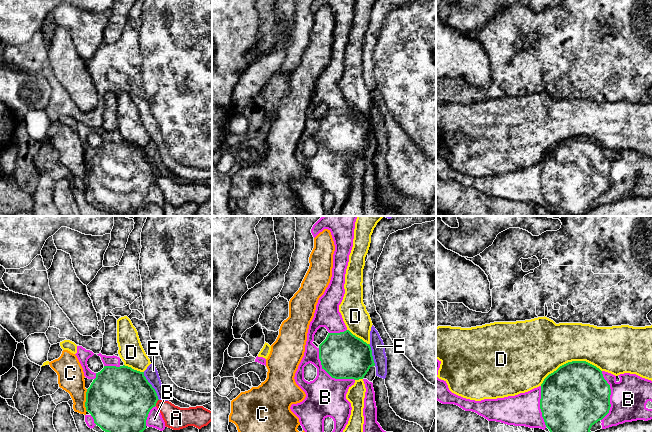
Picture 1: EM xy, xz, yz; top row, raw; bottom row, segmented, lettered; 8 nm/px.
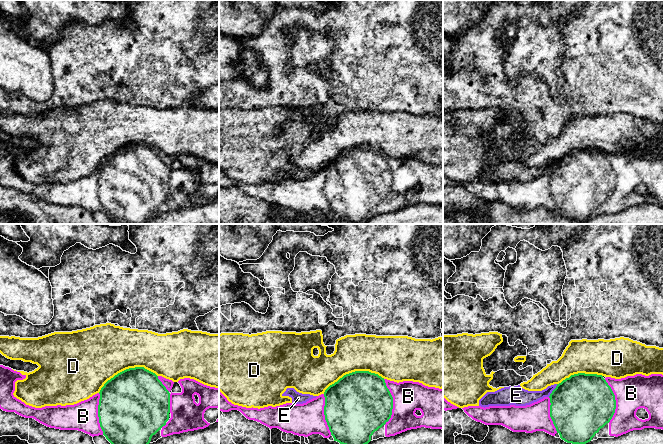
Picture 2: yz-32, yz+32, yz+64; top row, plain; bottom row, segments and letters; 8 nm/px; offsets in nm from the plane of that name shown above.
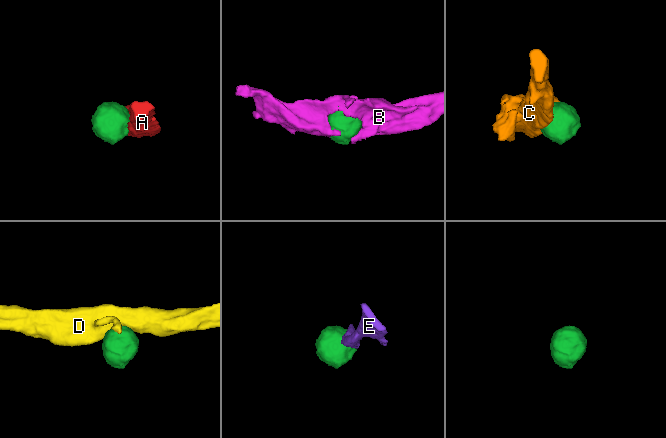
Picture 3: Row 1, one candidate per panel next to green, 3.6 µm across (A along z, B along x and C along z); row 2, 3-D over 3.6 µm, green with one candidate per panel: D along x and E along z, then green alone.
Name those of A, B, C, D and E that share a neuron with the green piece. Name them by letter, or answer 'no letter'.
B

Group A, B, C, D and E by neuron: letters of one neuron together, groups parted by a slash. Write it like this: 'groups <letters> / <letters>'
groups A / B / C / D / E

